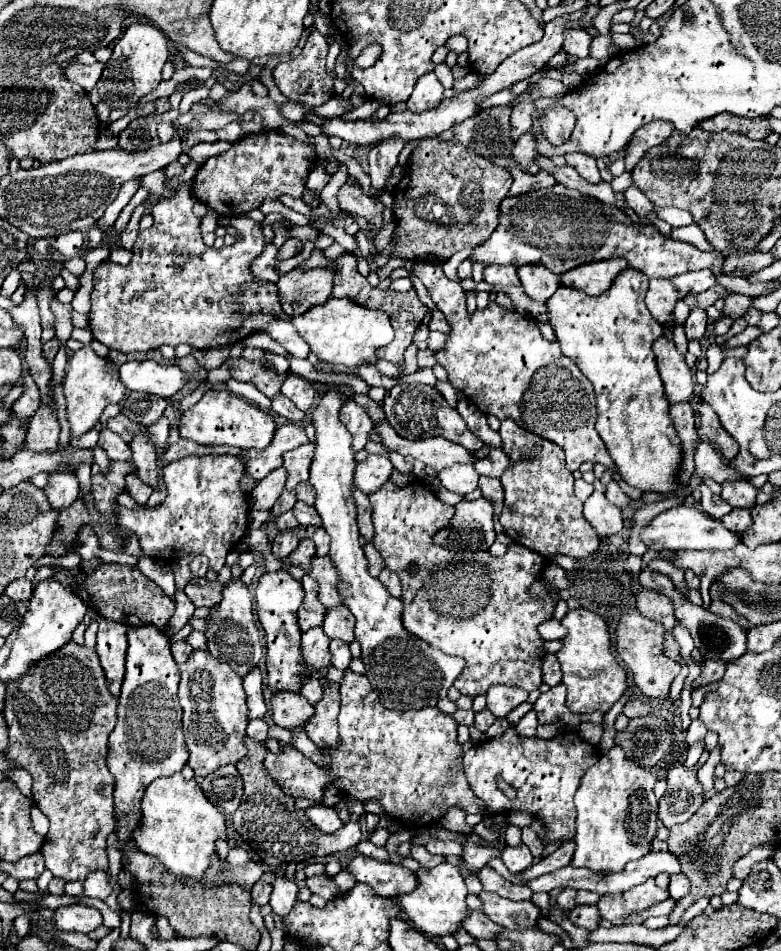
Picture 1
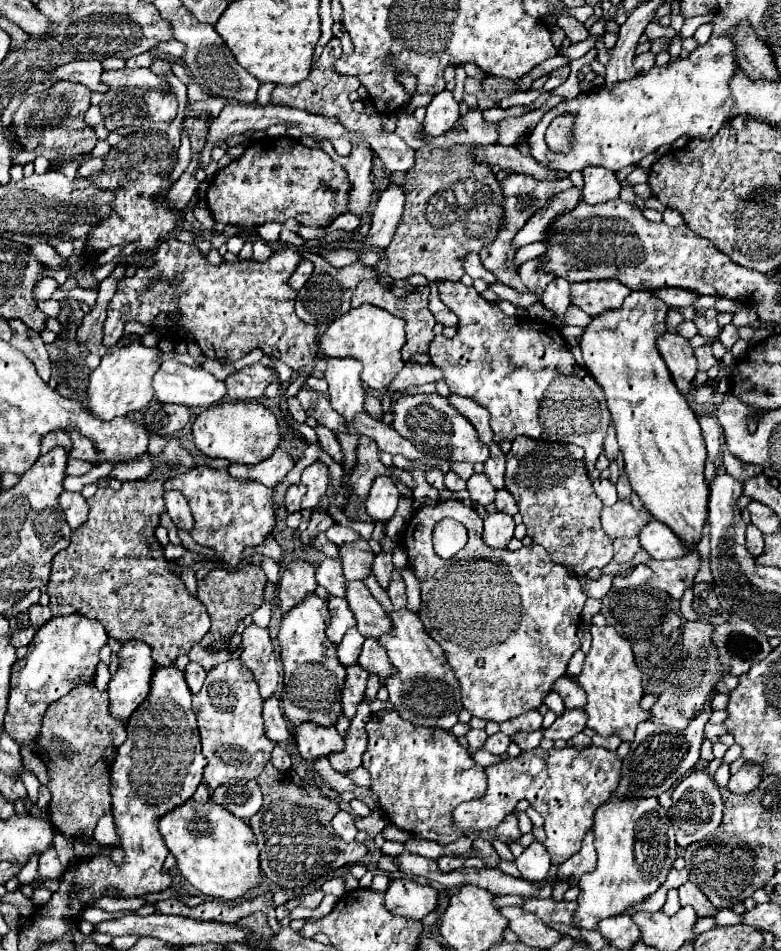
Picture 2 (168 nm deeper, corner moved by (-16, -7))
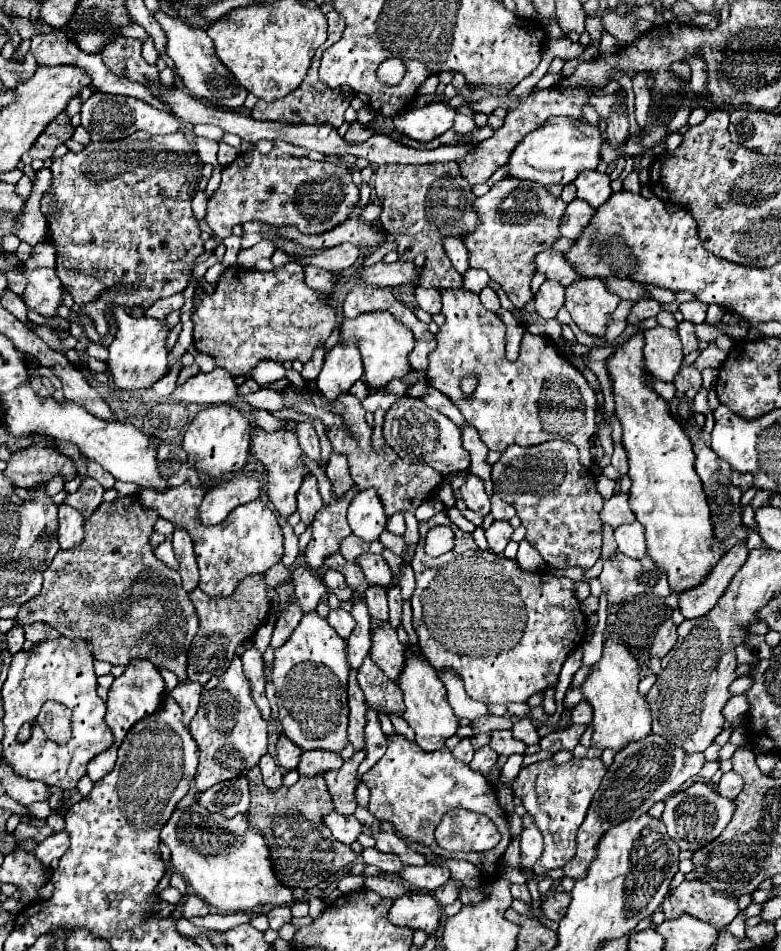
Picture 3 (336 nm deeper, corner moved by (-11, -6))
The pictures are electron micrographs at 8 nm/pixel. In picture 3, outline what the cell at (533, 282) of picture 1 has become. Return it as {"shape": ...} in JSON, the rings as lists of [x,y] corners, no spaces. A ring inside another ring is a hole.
{"shape":[[[545,280],[539,288],[539,292],[535,294],[535,304],[537,304],[537,314],[541,318],[555,318],[559,308],[565,302],[565,290],[559,282],[551,282]]]}

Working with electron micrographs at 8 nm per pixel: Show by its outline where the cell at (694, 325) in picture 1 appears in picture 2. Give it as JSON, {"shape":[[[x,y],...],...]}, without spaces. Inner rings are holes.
{"shape":[[[702,345],[694,351],[694,357],[698,359],[698,371],[708,371],[718,363],[718,359],[712,355],[712,345]]]}

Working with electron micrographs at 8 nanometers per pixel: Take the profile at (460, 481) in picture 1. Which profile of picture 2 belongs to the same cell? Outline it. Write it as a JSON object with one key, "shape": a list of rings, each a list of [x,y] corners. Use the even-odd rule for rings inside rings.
{"shape":[[[478,473],[478,475],[472,475],[468,479],[468,493],[470,493],[470,499],[474,503],[486,507],[494,501],[496,489],[492,487],[492,483],[488,483],[488,477],[484,473]]]}

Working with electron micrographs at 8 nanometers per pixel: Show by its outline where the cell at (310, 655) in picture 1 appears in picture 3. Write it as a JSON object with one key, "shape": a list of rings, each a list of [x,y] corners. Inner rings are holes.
{"shape":[[[351,670],[349,672],[349,728],[347,728],[347,734],[349,734],[349,742],[353,744],[355,750],[361,750],[365,748],[365,736],[363,736],[363,728],[365,728],[365,702],[363,702],[363,692],[359,690],[359,684],[357,684],[357,670]]]}

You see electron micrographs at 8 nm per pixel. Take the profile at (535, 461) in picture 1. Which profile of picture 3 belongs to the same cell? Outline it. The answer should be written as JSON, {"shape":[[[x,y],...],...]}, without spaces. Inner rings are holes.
{"shape":[[[553,440],[529,448],[511,444],[507,446],[499,462],[493,464],[491,478],[493,478],[495,494],[501,500],[515,506],[521,524],[527,528],[525,538],[539,550],[539,554],[547,564],[557,568],[569,568],[569,566],[591,568],[597,562],[601,554],[601,536],[603,536],[603,524],[599,520],[603,498],[595,490],[593,474],[579,464],[579,452],[571,442]]]}

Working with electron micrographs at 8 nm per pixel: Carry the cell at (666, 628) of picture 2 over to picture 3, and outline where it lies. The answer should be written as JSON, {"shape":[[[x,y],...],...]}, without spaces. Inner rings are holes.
{"shape":[[[667,620],[667,622],[661,624],[649,652],[651,652],[651,656],[663,658],[675,646],[675,642],[677,642],[677,626],[671,620]]]}

